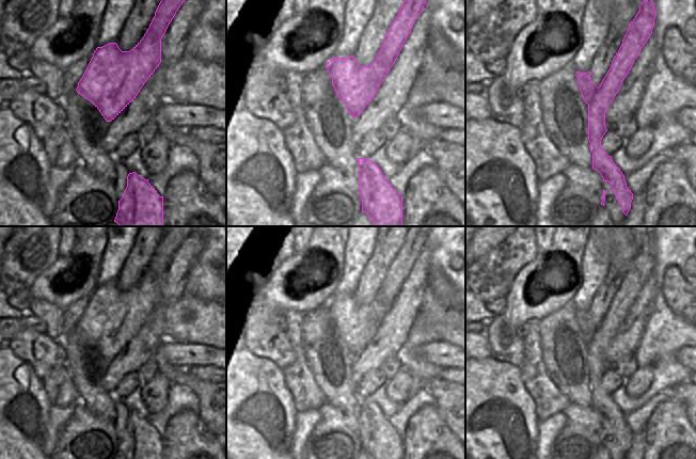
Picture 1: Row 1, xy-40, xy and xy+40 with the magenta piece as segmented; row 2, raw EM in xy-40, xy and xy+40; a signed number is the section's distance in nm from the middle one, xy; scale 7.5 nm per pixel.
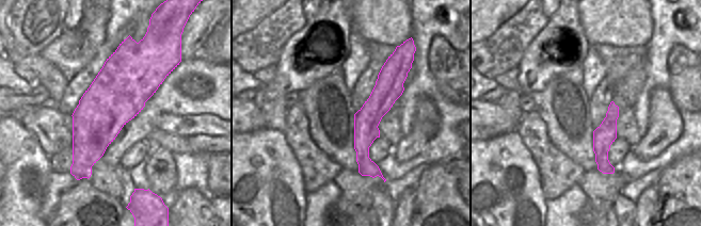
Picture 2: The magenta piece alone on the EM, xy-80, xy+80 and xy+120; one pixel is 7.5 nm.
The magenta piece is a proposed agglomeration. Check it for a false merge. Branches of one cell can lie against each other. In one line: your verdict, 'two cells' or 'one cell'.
two cells

